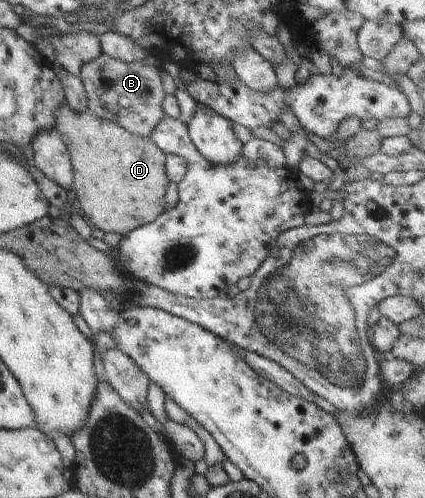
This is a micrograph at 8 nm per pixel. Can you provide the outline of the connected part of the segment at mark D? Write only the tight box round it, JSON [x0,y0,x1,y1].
[54,102,171,236]

